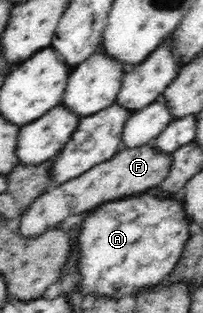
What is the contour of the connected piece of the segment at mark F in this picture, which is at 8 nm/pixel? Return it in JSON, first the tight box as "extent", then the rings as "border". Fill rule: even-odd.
{"extent":[18,143,173,235],"border":[[[151,143],[120,148],[112,158],[91,167],[76,178],[49,188],[35,198],[34,202],[18,217],[22,233],[40,235],[48,227],[64,222],[68,216],[74,216],[80,212],[91,212],[96,207],[102,206],[104,202],[110,202],[111,199],[120,199],[140,191],[150,190],[150,187],[159,185],[170,174],[173,164],[172,154],[156,149]]]}

